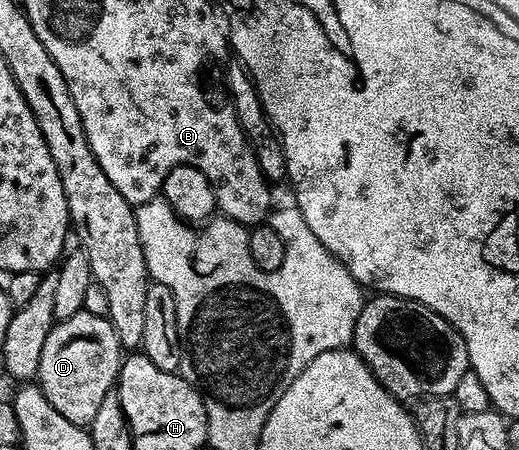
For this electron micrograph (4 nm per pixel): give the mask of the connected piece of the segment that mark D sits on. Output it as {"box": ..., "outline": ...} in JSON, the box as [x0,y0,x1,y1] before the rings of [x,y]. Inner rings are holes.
{"box":[37,311,121,427],"outline":[[[84,311],[69,315],[64,321],[56,321],[49,331],[45,348],[41,351],[37,384],[45,399],[49,399],[69,423],[87,427],[93,415],[97,415],[105,395],[114,390],[120,364],[121,346],[110,320]]]}

